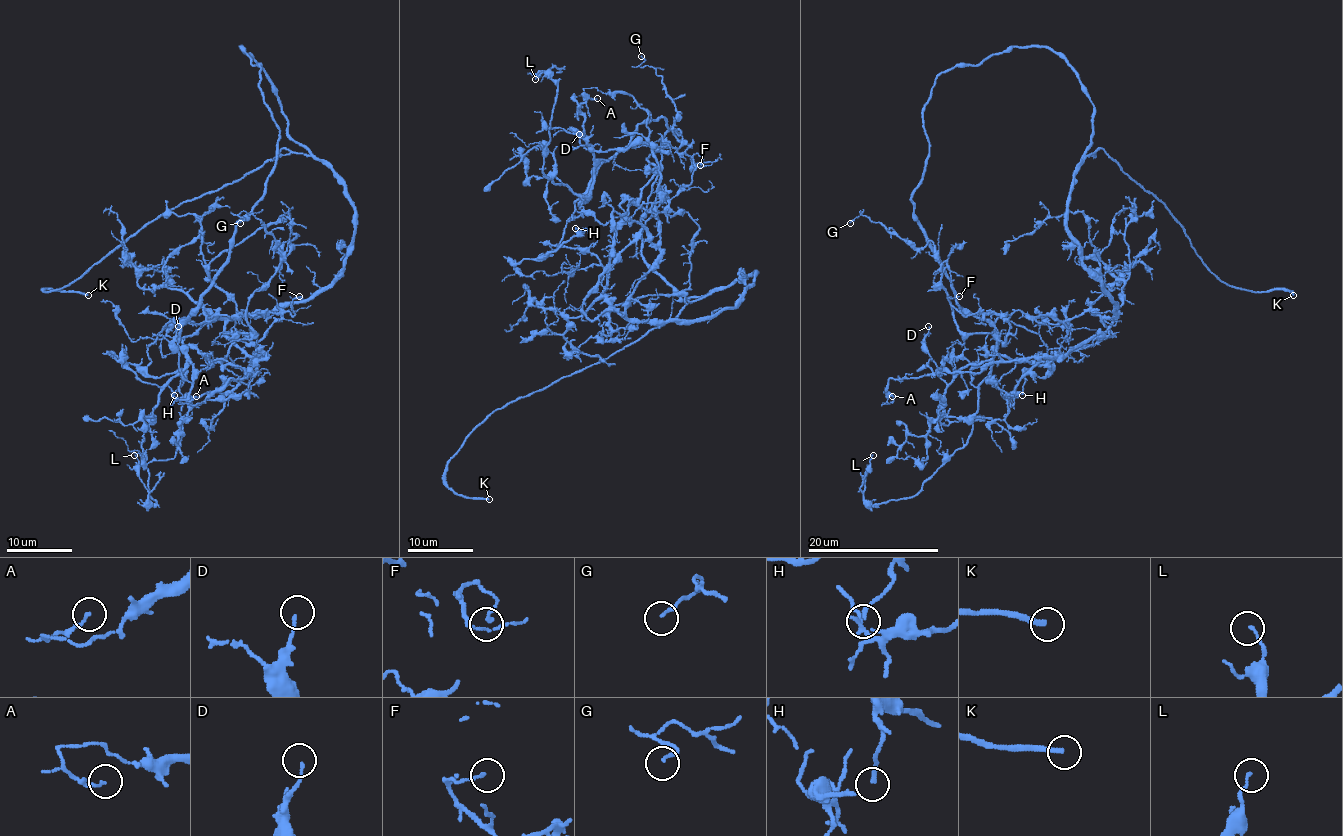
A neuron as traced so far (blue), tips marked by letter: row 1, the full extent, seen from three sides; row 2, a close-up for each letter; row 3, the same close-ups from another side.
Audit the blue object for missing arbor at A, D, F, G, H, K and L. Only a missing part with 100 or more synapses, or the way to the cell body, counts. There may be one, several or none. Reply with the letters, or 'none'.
K

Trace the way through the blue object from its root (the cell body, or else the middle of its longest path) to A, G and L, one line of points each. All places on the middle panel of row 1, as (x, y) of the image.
A: (726, 309), (700, 319), (626, 316), (659, 254), (659, 164), (636, 100), (584, 90), (597, 98)
G: (726, 309), (636, 321), (582, 308), (615, 226), (656, 169), (647, 159), (680, 144), (675, 105), (641, 56)
L: (726, 309), (626, 316), (659, 249), (631, 218), (602, 224), (544, 175), (557, 85), (549, 69), (535, 79)

